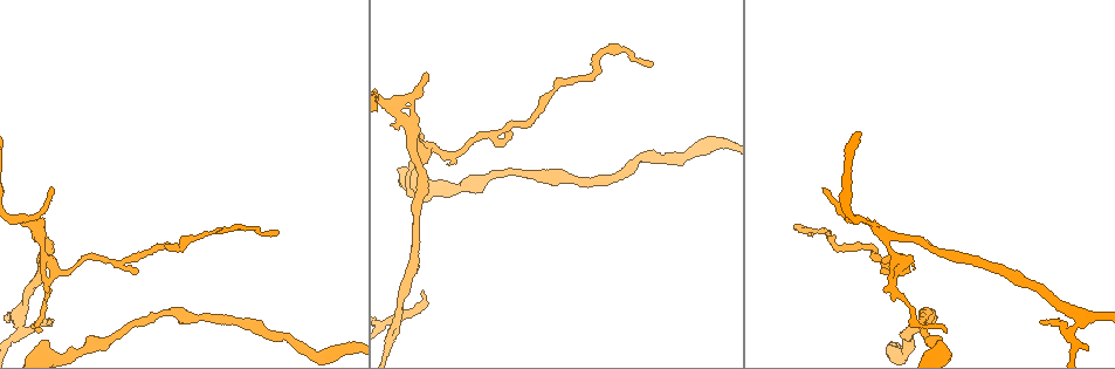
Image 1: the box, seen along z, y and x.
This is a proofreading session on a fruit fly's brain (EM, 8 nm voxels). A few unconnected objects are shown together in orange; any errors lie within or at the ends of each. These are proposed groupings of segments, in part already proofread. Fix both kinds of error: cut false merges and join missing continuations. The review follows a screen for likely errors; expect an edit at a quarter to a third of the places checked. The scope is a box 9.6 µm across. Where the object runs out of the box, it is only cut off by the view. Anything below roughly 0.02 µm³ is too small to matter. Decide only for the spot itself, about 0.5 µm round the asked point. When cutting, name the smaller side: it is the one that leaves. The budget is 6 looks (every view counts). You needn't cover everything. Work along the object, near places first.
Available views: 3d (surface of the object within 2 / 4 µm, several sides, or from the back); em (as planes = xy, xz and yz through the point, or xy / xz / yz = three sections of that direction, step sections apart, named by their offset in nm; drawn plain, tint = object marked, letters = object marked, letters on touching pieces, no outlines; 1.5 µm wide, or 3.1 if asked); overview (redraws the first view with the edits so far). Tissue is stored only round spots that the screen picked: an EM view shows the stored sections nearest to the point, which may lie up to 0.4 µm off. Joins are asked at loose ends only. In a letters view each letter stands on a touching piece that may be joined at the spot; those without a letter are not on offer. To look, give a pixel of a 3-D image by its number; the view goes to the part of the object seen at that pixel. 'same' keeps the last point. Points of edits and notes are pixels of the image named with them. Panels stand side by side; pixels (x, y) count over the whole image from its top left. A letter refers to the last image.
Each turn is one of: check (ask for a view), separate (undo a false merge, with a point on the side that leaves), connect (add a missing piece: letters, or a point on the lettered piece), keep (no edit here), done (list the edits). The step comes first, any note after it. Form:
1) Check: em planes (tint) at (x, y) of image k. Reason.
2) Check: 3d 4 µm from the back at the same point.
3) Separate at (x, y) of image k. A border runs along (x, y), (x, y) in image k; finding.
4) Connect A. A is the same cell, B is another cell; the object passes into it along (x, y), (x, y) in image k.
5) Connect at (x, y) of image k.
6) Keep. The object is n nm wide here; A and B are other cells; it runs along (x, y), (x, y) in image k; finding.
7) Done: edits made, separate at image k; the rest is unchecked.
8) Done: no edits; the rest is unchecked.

Check: 3d 4 µm at (57, 273) of image 1. Arms part here.

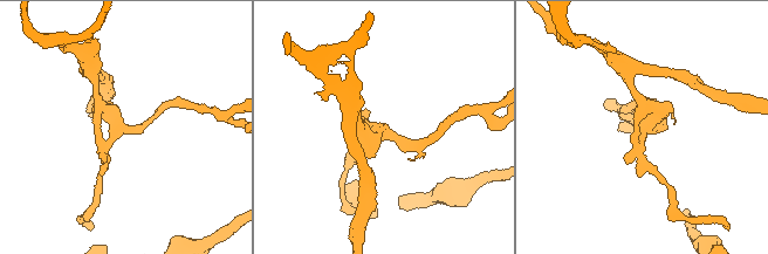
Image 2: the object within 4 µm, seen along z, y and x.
Check: em xy step 4 (tint) at (381, 133) of image 2. 3 arms meet here.

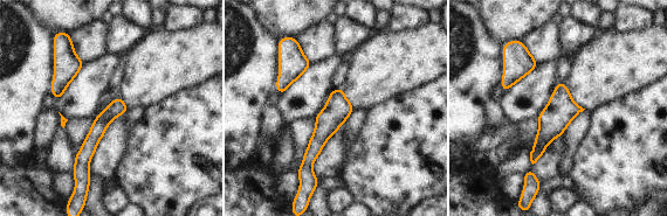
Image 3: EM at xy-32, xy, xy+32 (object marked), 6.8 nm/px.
Check: em xy step 4 (letters) at the same point. What lies round it.

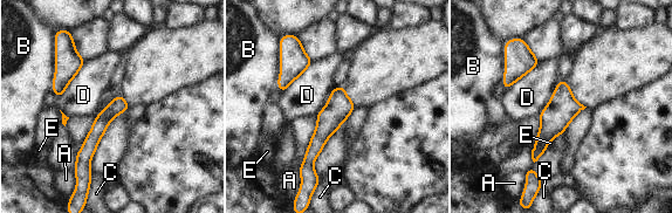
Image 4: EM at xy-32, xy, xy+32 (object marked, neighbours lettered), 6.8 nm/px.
Keep. A, B, C, D and E are other cells; it runs along (563, 83), (562, 108), (534, 156) in image 4; continuous, no second neuron.

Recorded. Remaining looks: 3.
Check: em planes (letters) at (424, 292) of image 1.

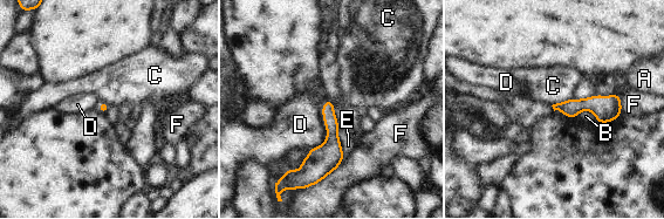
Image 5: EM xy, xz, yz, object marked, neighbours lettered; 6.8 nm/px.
Keep. A, B, C, D, E and F are other cells; no lettered piece goes on from it.

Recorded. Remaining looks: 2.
Check: em planes (letters) at (651, 64) of image 1. Thin end.

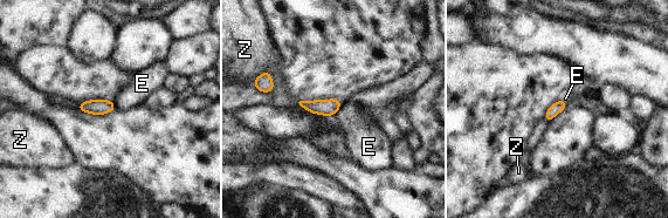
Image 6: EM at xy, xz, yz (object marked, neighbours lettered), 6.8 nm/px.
Keep. The object is 80 nm wide here; E and Z are other cells; no lettered piece goes on from it.

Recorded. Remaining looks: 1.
Done: no edits; the rest is unchecked.

